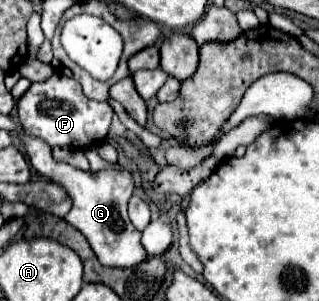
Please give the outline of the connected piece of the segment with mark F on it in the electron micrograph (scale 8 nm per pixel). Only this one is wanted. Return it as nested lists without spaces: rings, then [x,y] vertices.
[[[53,75],[45,83],[31,83],[29,91],[17,103],[19,121],[25,135],[39,137],[51,147],[89,149],[101,143],[109,131],[113,109],[109,103],[97,103],[83,95],[81,85],[71,77]]]

